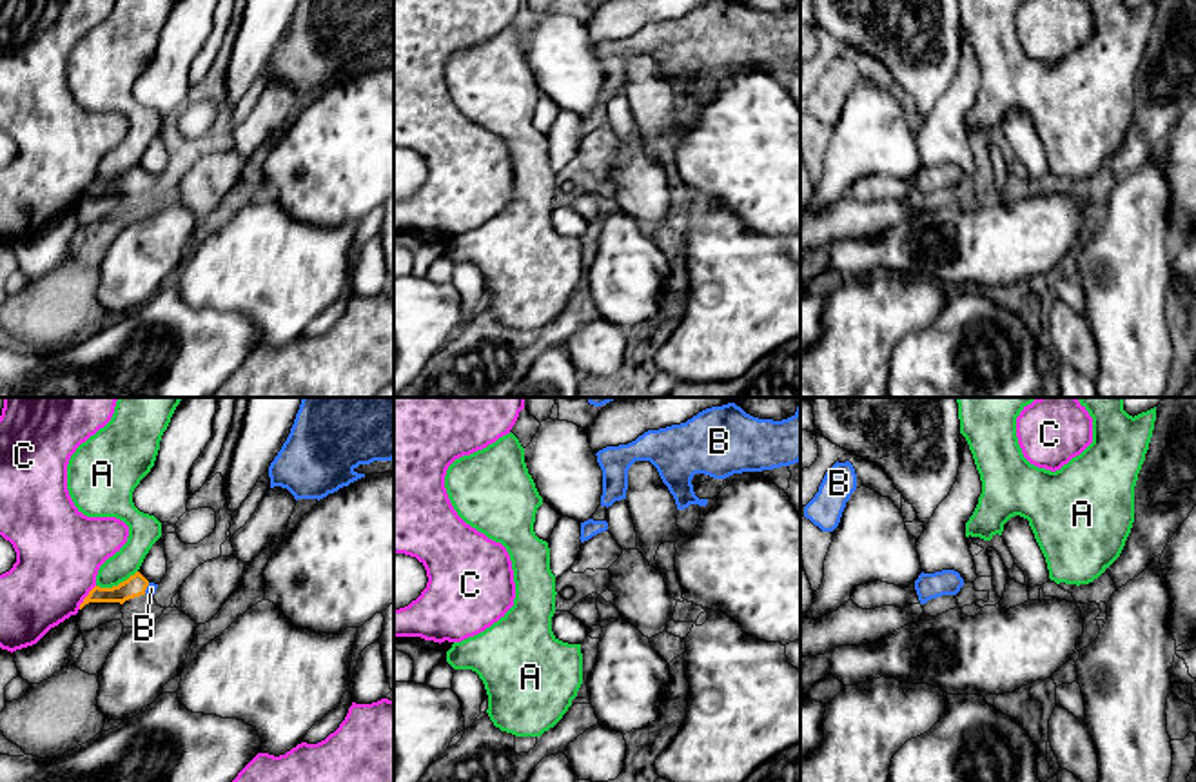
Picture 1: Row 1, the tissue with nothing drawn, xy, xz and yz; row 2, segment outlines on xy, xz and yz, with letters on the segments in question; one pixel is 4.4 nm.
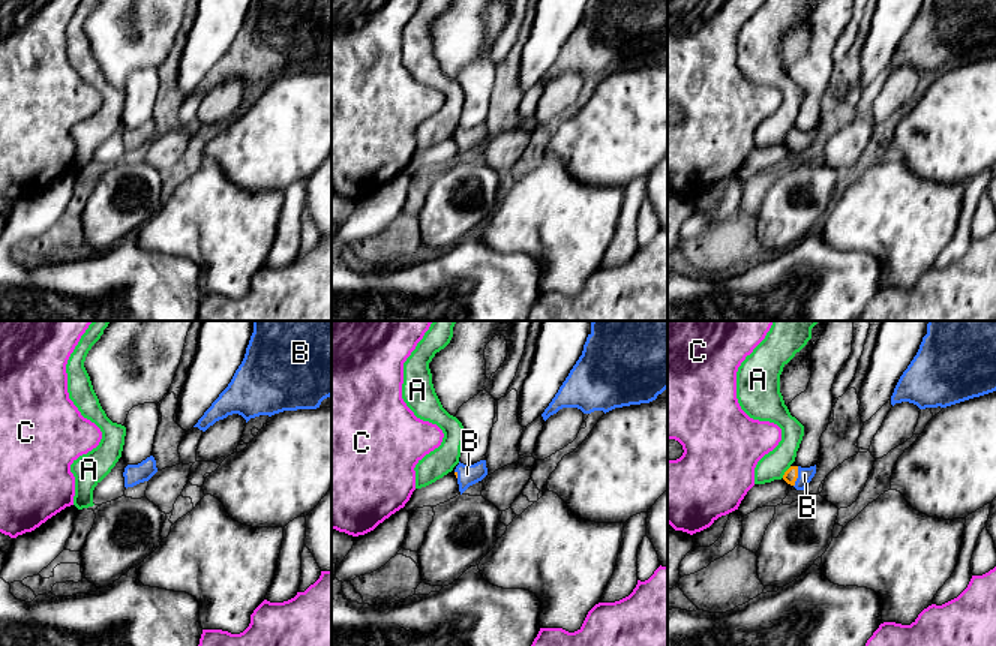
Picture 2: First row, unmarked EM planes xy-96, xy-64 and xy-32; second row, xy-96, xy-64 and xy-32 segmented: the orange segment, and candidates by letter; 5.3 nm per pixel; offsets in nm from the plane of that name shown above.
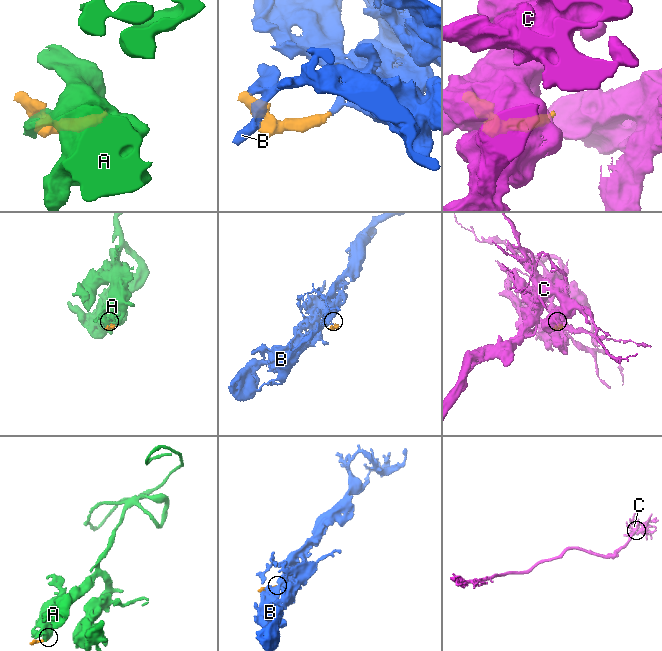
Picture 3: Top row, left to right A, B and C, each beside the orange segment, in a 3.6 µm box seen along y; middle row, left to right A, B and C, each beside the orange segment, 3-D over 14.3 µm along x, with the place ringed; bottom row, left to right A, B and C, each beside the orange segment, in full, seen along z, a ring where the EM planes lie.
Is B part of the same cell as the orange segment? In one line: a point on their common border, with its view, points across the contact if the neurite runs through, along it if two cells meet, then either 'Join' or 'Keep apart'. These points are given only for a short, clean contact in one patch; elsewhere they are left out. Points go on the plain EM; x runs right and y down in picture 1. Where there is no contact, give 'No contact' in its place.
Touches orange at xy (146, 182). Path across: xy (137, 178), (146, 182), (151, 182). Join

